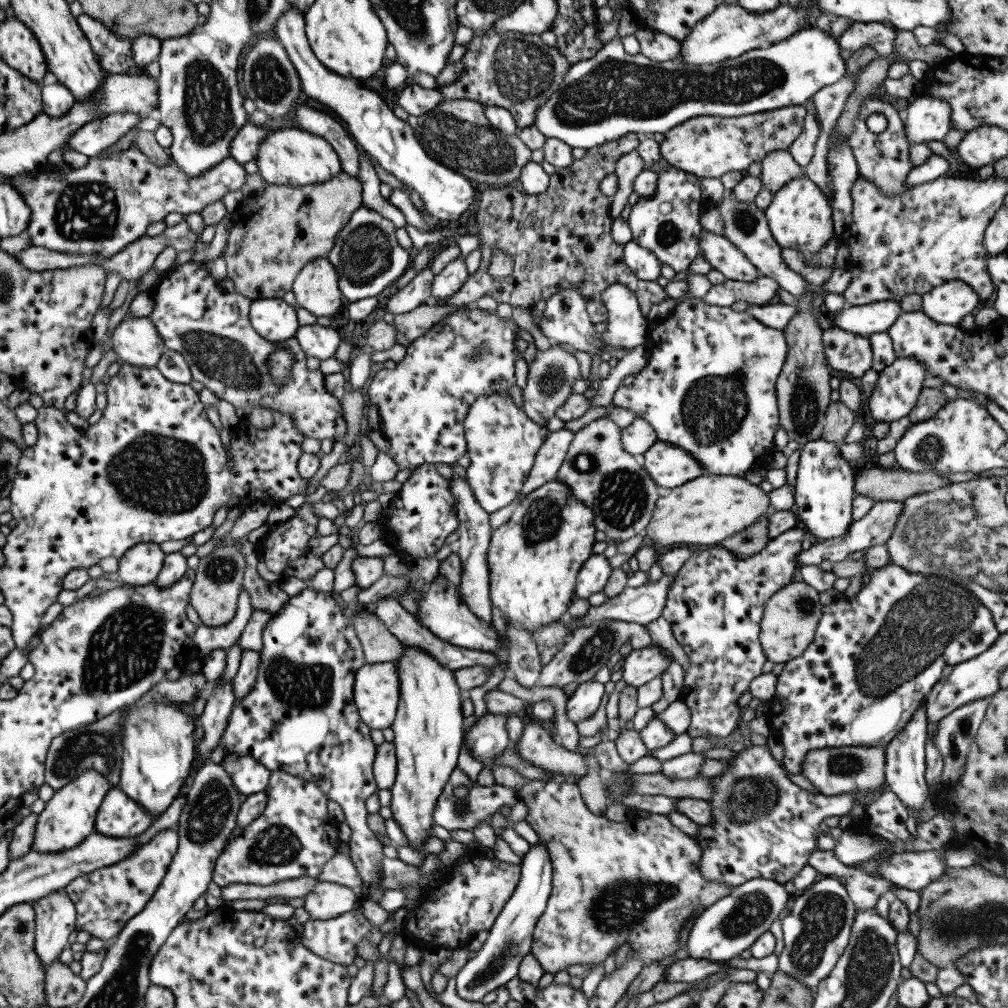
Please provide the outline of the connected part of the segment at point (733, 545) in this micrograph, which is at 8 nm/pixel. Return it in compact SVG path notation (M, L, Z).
M768 514L762 515L749 528L744 528L741 532L736 532L736 535L722 540L716 548L728 550L731 555L738 556L740 559L746 559L762 552L771 540L769 536L770 518Z

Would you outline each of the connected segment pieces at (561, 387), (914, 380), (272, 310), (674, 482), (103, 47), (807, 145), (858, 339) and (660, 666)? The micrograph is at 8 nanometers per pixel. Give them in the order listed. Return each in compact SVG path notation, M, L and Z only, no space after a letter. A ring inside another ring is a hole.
M553 344L549 349L537 350L534 360L528 364L526 387L522 389L523 410L532 422L538 426L547 426L548 420L555 416L556 409L566 403L572 394L572 384L580 375L580 365L575 355L566 351L558 344Z
M898 358L879 372L878 380L870 400L865 402L863 415L867 421L871 422L894 422L900 420L904 416L908 416L912 412L912 408L916 406L918 397L923 389L923 382L926 378L924 367L918 360L910 358Z
M282 298L251 301L249 319L260 336L279 344L293 341L300 328L296 309Z
M660 440L639 458L650 479L662 488L674 489L706 474L690 452Z
M83 13L77 18L80 31L85 34L92 53L107 74L122 74L134 67L131 42L120 34L108 31L104 24Z
M811 103L806 106L806 110L808 114L805 117L802 133L798 135L798 138L794 140L789 148L794 160L803 168L810 164L810 160L814 156L814 145L821 132Z
M828 324L823 331L822 342L830 368L848 372L855 380L872 368L873 352L867 337Z
M652 644L642 650L632 649L623 657L622 680L628 686L639 687L662 675L670 665L671 659L663 653L662 646Z

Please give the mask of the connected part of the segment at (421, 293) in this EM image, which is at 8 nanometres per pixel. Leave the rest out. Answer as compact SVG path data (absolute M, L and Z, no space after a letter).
M431 268L420 271L404 288L393 288L394 293L388 300L386 311L398 316L428 304L432 296L432 284L435 274Z

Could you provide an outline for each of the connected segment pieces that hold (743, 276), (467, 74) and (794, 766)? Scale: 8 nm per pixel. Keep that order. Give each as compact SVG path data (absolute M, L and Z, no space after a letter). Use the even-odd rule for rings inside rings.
M702 229L700 231L700 243L698 243L698 246L700 248L699 254L708 261L712 269L719 270L727 279L750 282L754 281L756 277L760 277L761 273L759 270L753 267L746 259L746 256L723 234L718 235L712 231Z
M492 27L475 32L461 62L460 77L454 83L438 88L444 101L461 98L483 106L504 107L515 118L518 130L534 125L536 109L560 87L570 68L560 52L547 46L540 35L497 32L497 28Z
M894 562L886 564L884 568L870 570L870 574L862 576L861 589L855 598L847 600L841 597L825 606L810 646L798 658L788 660L781 674L777 676L776 692L767 702L769 711L766 714L766 719L770 725L770 734L775 736L784 746L784 768L788 772L802 774L802 761L806 759L806 753L810 750L852 746L881 747L885 750L895 738L894 736L912 720L912 716L918 710L924 696L927 696L932 687L943 678L944 666L948 666L948 664L954 666L986 652L992 644L995 644L1000 635L1001 633L995 627L992 614L971 594L970 590L962 588L960 584L953 582L950 578L939 575L912 574L912 572L896 566Z

